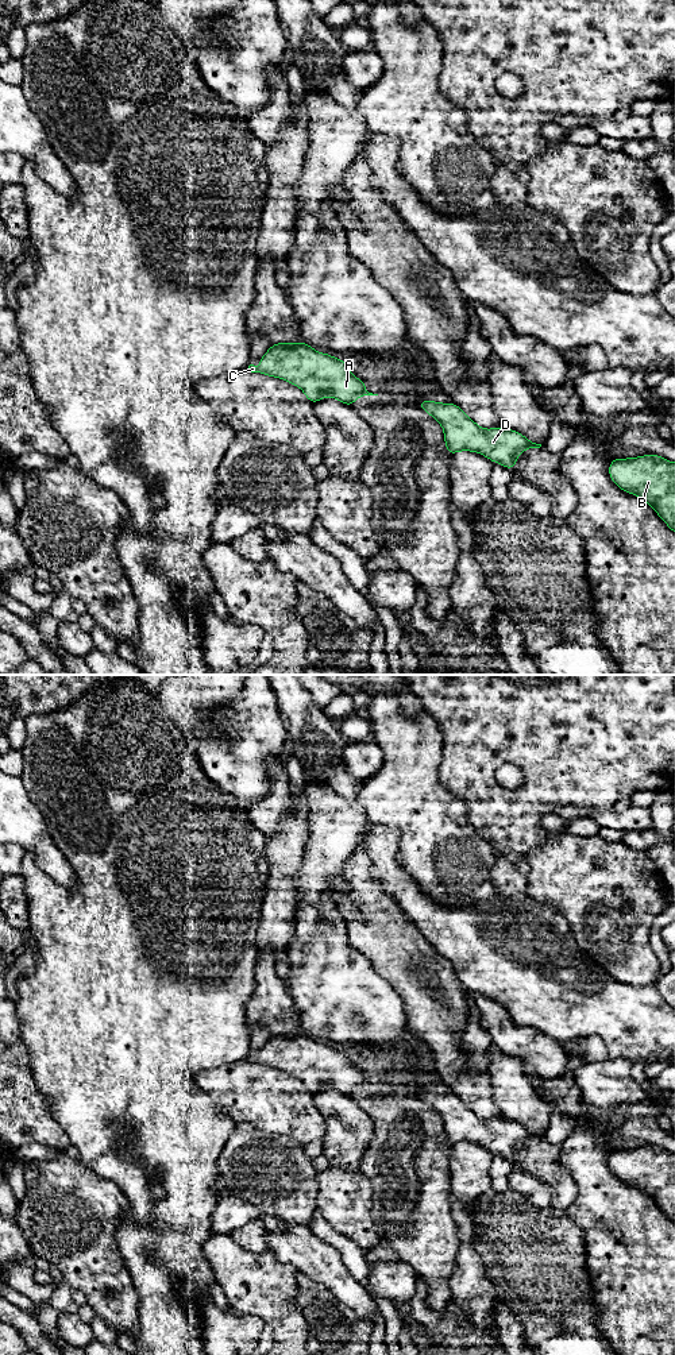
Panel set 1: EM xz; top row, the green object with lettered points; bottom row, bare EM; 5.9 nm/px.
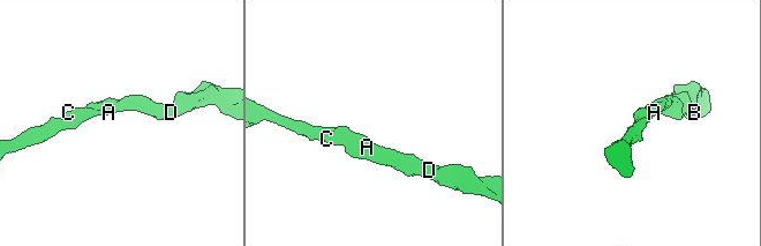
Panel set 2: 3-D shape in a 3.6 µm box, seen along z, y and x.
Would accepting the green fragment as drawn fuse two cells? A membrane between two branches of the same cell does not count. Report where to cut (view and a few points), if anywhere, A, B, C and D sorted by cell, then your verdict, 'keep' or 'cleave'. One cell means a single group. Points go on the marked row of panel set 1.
no cut | A B C D | keep

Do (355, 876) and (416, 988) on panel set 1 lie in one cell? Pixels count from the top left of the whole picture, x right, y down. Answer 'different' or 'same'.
same

